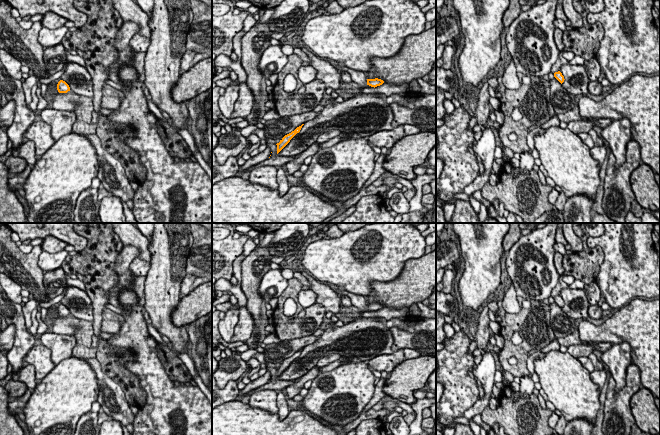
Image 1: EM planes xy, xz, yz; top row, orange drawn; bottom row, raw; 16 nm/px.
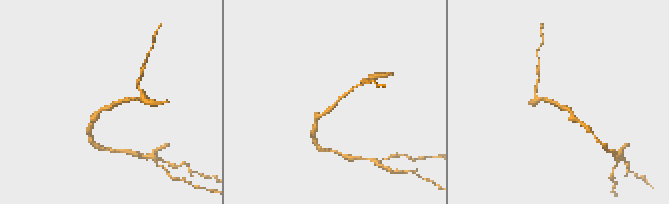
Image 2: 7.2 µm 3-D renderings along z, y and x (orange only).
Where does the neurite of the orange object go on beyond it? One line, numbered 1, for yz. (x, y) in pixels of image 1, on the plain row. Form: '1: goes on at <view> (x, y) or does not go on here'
1: does not go on here

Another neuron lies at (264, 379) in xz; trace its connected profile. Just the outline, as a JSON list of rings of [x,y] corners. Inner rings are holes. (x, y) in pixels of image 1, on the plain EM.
[[[267,370],[264,375],[260,376],[256,380],[251,381],[249,384],[246,384],[242,390],[242,394],[247,394],[252,390],[255,390],[258,387],[267,384],[270,381],[270,379],[271,379],[271,373],[269,370]]]

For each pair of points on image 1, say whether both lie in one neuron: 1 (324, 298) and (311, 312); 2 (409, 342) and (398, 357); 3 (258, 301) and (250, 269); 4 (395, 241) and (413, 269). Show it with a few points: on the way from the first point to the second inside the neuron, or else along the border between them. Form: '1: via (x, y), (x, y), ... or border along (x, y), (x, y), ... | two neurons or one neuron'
1: border along (316, 302), (320, 303), (326, 311) | two neurons
2: border along (402, 348), (393, 352) | two neurons
3: via (252, 293), (251, 277) | one neuron
4: border along (425, 254), (409, 258), (394, 279) | two neurons

